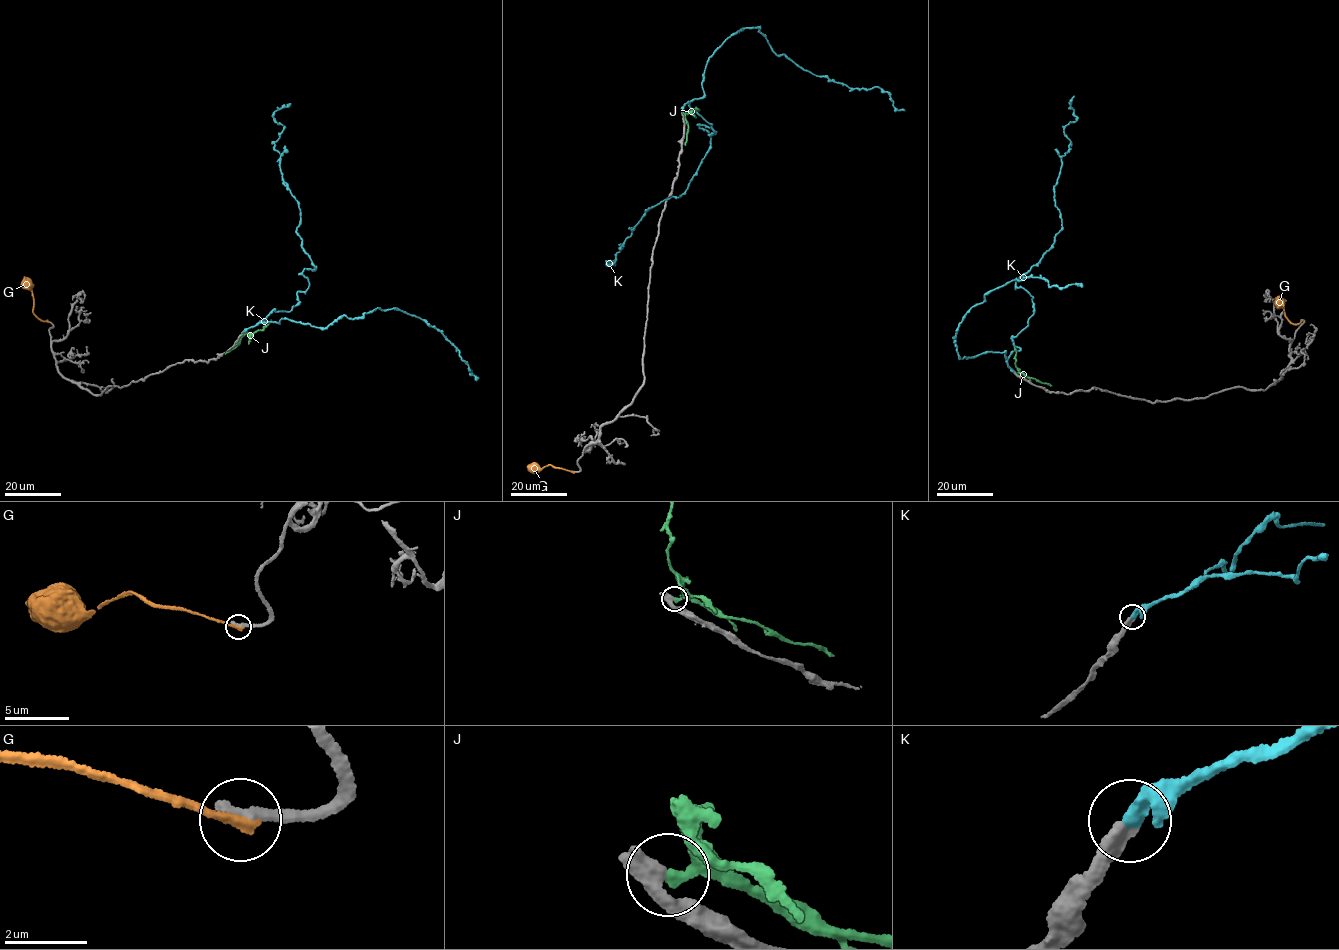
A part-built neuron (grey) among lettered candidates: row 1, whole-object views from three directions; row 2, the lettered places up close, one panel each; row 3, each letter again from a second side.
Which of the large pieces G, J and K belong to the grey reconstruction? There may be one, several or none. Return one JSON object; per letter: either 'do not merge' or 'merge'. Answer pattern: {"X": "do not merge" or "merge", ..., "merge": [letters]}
{"G": "do not merge", "J": "do not merge", "K": "merge", "merge": ["K"]}

